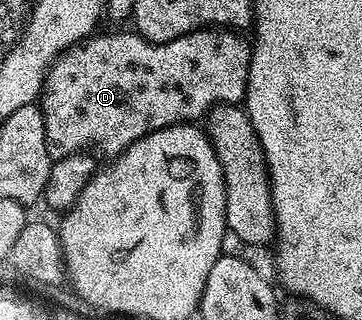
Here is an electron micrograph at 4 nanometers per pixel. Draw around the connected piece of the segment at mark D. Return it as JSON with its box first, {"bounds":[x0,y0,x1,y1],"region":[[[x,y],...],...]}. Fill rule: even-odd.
{"bounds":[39,32,141,162],"region":[[[136,32],[101,33],[94,33],[84,42],[69,46],[57,56],[45,73],[39,105],[47,132],[47,152],[54,162],[88,151],[88,146],[106,150],[109,156],[116,156],[140,139],[137,135],[137,110],[141,110],[141,106],[137,106],[137,102],[141,102],[141,98],[137,98],[137,74],[141,74],[141,35]]]}

